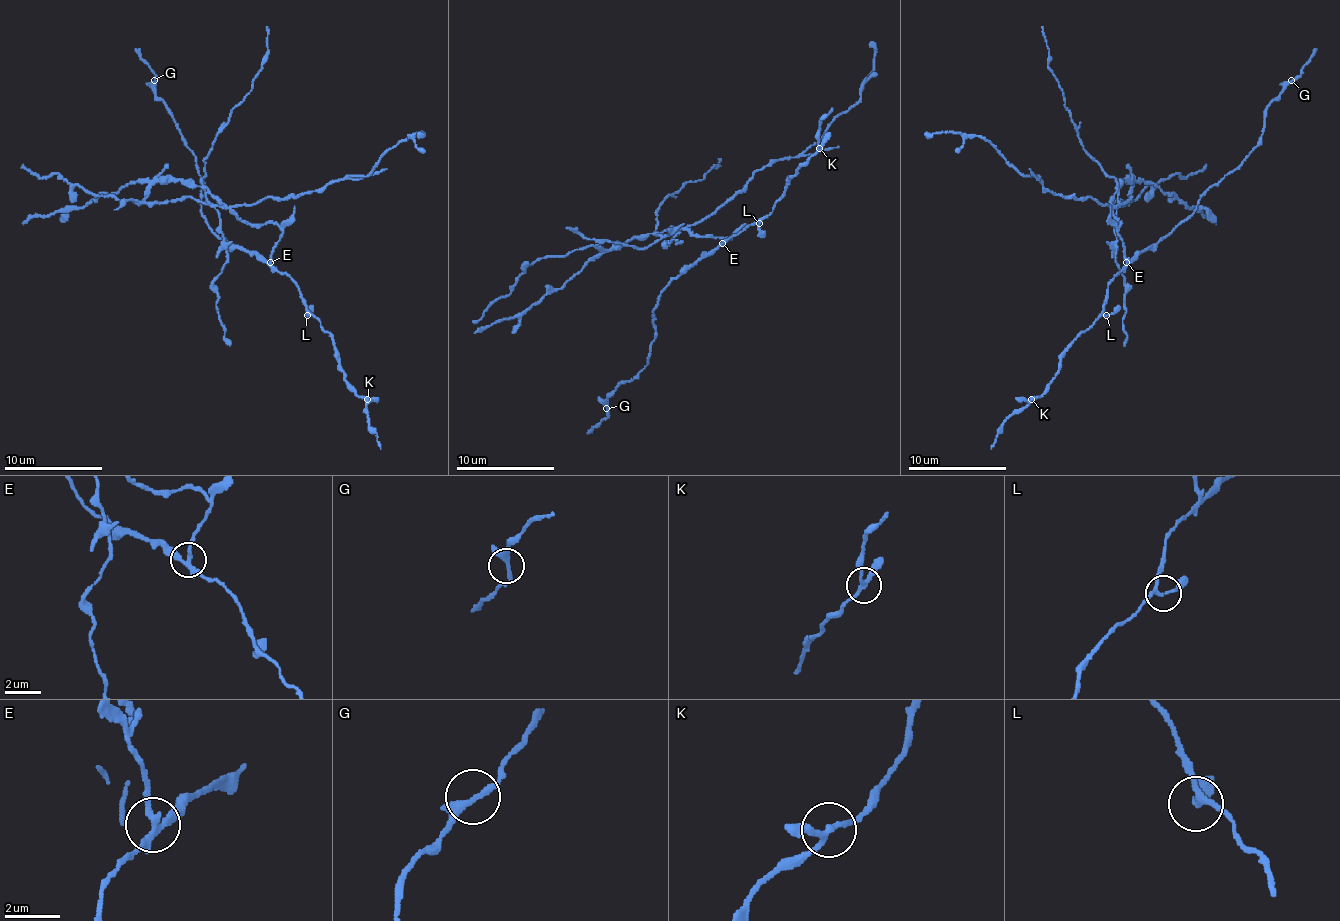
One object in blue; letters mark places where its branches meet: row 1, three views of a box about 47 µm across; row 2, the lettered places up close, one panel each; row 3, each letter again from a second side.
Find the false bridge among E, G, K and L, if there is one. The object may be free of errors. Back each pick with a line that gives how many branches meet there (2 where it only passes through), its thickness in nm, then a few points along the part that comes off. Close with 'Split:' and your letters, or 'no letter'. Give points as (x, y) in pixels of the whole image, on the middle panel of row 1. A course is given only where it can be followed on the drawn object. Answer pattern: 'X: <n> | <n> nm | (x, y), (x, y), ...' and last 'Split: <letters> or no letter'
E: 3 | 240 nm | (721, 244), (733, 234), (687, 229), (758, 170), (802, 155), (861, 96), (873, 69), (869, 42)
Split: E

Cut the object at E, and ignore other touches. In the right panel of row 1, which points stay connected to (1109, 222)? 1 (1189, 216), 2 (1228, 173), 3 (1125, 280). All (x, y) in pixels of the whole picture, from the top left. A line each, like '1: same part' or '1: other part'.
1: other part
2: other part
3: same part

